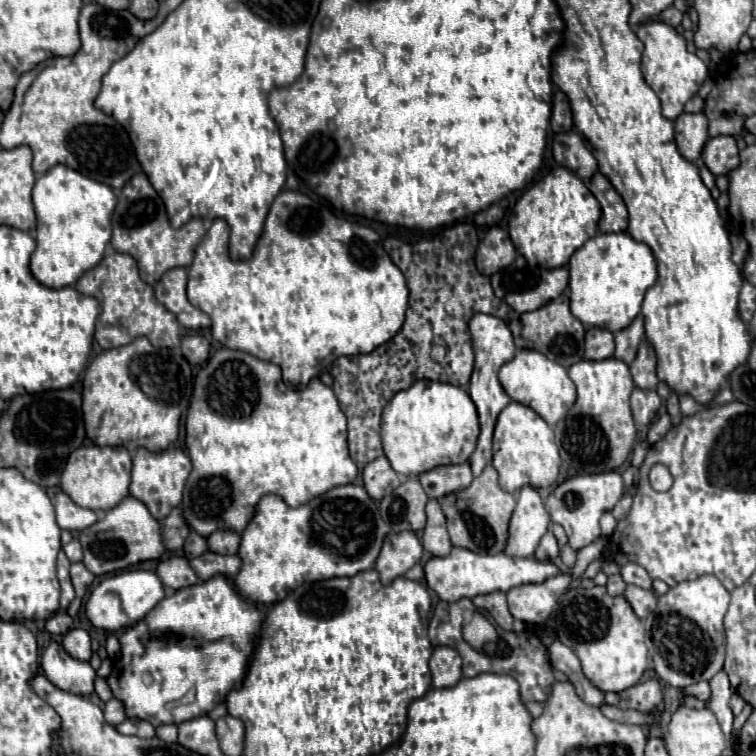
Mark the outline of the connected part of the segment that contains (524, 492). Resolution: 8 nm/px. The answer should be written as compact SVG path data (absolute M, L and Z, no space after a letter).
M524 487L518 493L516 509L508 525L508 541L504 547L506 555L532 557L538 541L548 531L550 517L536 489Z

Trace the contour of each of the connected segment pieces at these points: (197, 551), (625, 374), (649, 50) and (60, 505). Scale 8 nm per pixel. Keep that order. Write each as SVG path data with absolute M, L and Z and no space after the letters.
M190 533L190 535L186 537L186 541L184 541L184 557L186 557L186 559L198 557L198 555L202 555L206 549L208 549L208 547L206 547L206 539L200 537L198 533Z
M614 357L602 361L582 359L568 369L568 375L578 389L578 399L574 407L568 411L568 415L554 427L562 461L568 463L578 473L604 473L618 469L628 459L632 445L636 441L636 425L630 411L630 393L634 389L634 381L628 371L628 365L624 361L616 361Z
M664 21L642 23L636 29L636 37L644 43L644 53L642 53L644 81L658 95L662 103L662 115L674 121L684 111L684 103L700 89L702 81L706 79L708 75L706 63L698 59L694 53L688 53L684 37L672 25L666 25Z
M56 493L54 499L54 509L56 509L56 521L60 525L60 529L68 529L68 531L80 531L86 529L88 525L98 521L98 515L90 509L84 509L80 505L76 505L66 493Z

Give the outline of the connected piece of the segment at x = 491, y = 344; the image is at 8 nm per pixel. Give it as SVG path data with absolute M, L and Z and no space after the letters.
M476 313L474 317L471 317L468 327L472 338L474 357L476 357L470 385L468 385L468 395L472 397L472 401L478 409L478 417L480 417L480 437L476 443L476 451L470 457L470 465L472 465L474 477L478 477L482 473L482 469L492 461L492 433L496 427L496 419L498 419L500 411L510 403L510 397L506 395L506 391L502 389L502 385L498 381L498 371L504 363L508 363L514 357L514 341L512 341L512 333L506 327L506 323L494 315Z

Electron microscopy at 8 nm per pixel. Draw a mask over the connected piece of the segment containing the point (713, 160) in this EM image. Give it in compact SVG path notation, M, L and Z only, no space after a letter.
M712 137L702 149L702 161L714 175L726 175L738 165L738 147L734 137Z

